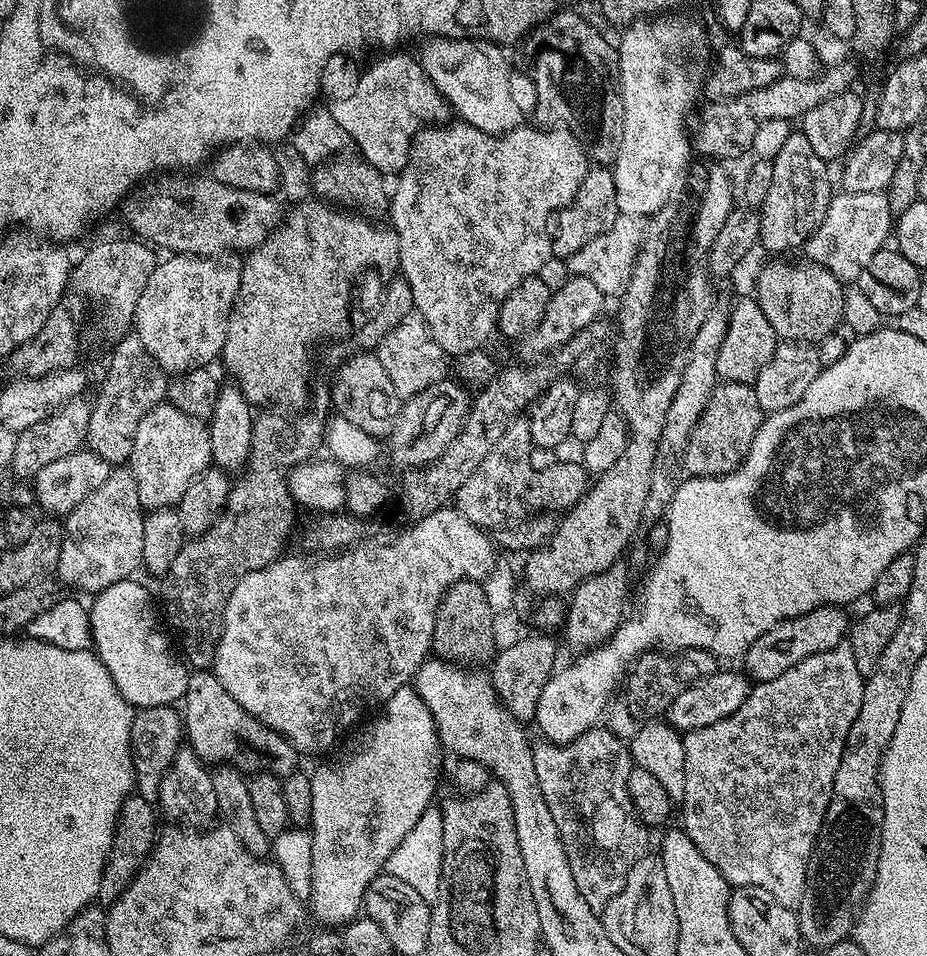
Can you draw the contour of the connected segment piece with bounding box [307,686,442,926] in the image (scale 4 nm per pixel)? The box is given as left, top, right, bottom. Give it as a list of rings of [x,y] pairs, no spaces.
[[[405,686],[396,691],[383,705],[383,708],[384,713],[373,722],[372,728],[362,729],[349,742],[348,748],[352,752],[338,757],[337,760],[330,761],[329,764],[322,765],[317,772],[313,771],[311,773],[312,819],[310,821],[310,835],[312,837],[312,892],[307,898],[307,903],[310,905],[311,915],[313,912],[324,924],[343,926],[350,923],[351,920],[356,919],[358,913],[361,911],[364,895],[370,886],[370,882],[374,877],[381,875],[385,871],[390,854],[394,854],[394,850],[404,841],[406,834],[410,834],[410,830],[414,830],[418,818],[422,818],[422,814],[433,803],[432,795],[436,792],[436,767],[440,764],[442,745],[436,733],[434,718],[430,714],[430,710],[426,710],[426,702],[422,702],[422,698],[416,692],[415,687]]]

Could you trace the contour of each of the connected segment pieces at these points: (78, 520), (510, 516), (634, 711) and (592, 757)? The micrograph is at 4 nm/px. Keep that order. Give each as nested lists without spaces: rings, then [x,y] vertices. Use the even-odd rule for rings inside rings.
[[[124,466],[117,467],[106,482],[102,482],[102,486],[91,492],[63,521],[62,558],[58,558],[55,575],[65,585],[68,583],[70,587],[81,588],[89,594],[129,579],[135,573],[132,571],[139,569],[144,562],[142,526],[145,515],[131,471]]]
[[[517,418],[511,421],[506,434],[498,438],[494,450],[482,458],[482,466],[478,466],[478,470],[474,470],[474,474],[470,474],[456,491],[456,511],[485,530],[495,530],[533,514],[560,514],[574,507],[590,487],[588,469],[580,462],[535,468],[528,464],[528,456],[524,453],[532,447],[528,420]]]
[[[682,648],[669,651],[667,654],[660,650],[641,652],[629,667],[626,679],[622,684],[622,692],[624,688],[624,704],[628,707],[628,712],[632,716],[644,716],[640,718],[663,717],[668,711],[670,702],[674,702],[674,698],[678,698],[678,694],[682,694],[682,690],[702,682],[709,674],[717,671],[717,668],[717,657],[711,656],[709,652],[704,652],[700,648]]]
[[[603,726],[591,728],[565,744],[553,744],[546,739],[541,739],[539,743],[532,744],[534,774],[538,774],[542,798],[546,798],[546,806],[550,806],[554,826],[558,826],[566,858],[570,862],[570,874],[574,874],[578,894],[586,898],[590,910],[597,914],[603,913],[606,905],[620,893],[622,886],[626,886],[626,874],[630,874],[634,862],[650,852],[649,825],[634,810],[628,789],[628,779],[634,767],[629,745],[625,741],[623,744],[610,729]]]

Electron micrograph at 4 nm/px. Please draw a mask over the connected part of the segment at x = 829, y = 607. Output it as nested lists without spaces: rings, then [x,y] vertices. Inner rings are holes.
[[[823,604],[801,616],[783,620],[774,625],[758,642],[749,646],[742,657],[743,671],[753,681],[773,680],[778,674],[786,674],[790,666],[810,658],[810,654],[822,654],[834,646],[845,643],[850,632],[850,619],[843,607],[834,604]]]

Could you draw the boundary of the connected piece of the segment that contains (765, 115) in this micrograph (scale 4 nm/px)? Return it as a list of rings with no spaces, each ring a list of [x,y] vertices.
[[[844,60],[841,64],[832,64],[828,69],[821,71],[812,78],[794,78],[781,76],[778,82],[770,82],[770,86],[762,86],[762,90],[750,90],[750,94],[735,96],[729,100],[708,102],[704,109],[701,107],[700,121],[694,128],[694,148],[704,156],[721,156],[728,160],[732,151],[747,153],[752,147],[754,130],[762,122],[770,118],[782,118],[789,122],[799,121],[818,102],[826,98],[834,98],[834,94],[842,94],[853,87],[856,80],[856,68],[850,61]]]

